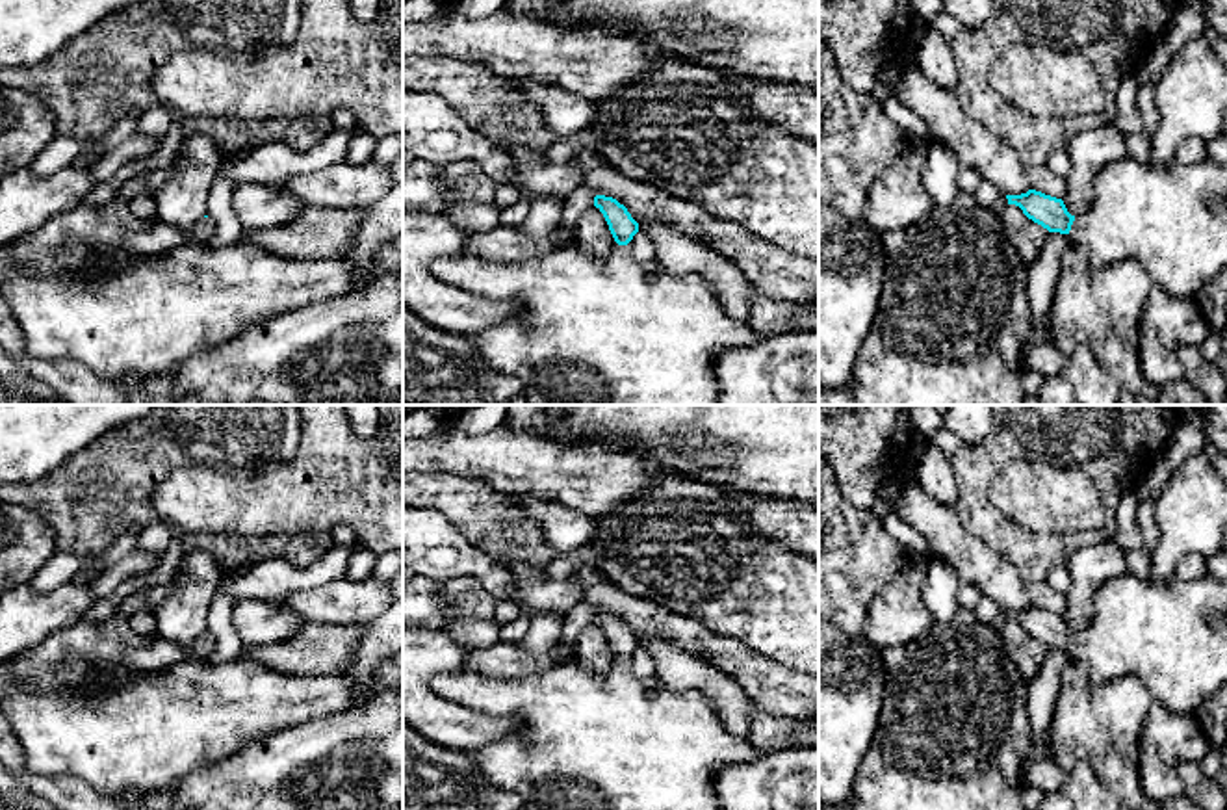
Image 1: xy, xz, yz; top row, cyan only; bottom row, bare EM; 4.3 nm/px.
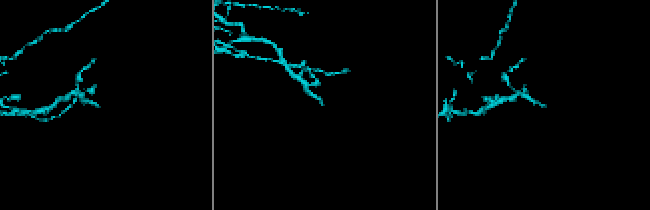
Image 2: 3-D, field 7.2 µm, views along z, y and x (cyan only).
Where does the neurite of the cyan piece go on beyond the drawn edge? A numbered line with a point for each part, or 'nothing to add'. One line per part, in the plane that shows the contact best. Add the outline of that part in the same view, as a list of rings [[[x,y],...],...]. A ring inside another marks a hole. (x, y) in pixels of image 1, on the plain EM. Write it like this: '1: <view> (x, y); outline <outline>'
1: yz (1172, 636); outline [[[1130,572],[1117,574],[1097,589],[1091,622],[1075,634],[1069,652],[1086,667],[1091,684],[1136,676],[1149,689],[1153,700],[1175,713],[1194,713],[1227,686],[1227,581],[1205,574],[1188,581],[1153,583]]]

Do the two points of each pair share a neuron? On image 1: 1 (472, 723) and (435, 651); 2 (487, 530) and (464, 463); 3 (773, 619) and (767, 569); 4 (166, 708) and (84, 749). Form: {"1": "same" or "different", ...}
{"1": "same", "2": "different", "3": "same", "4": "same"}

